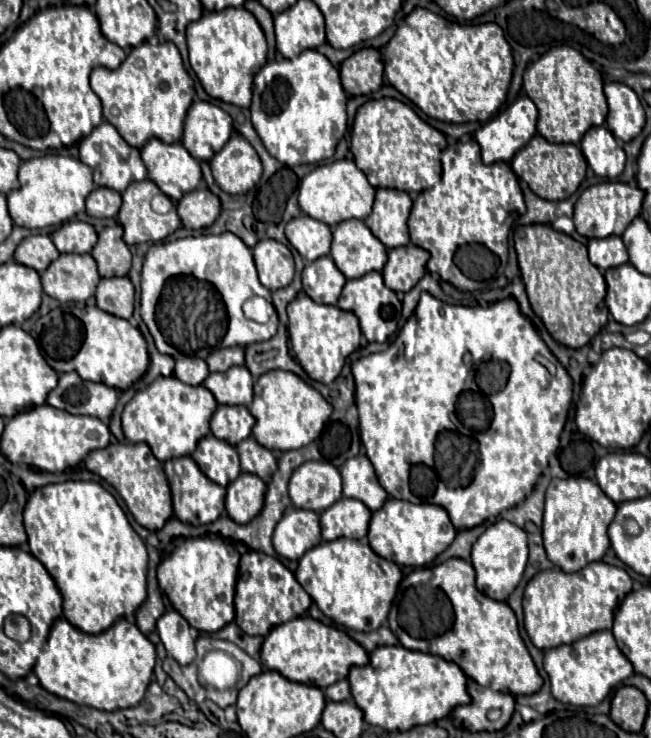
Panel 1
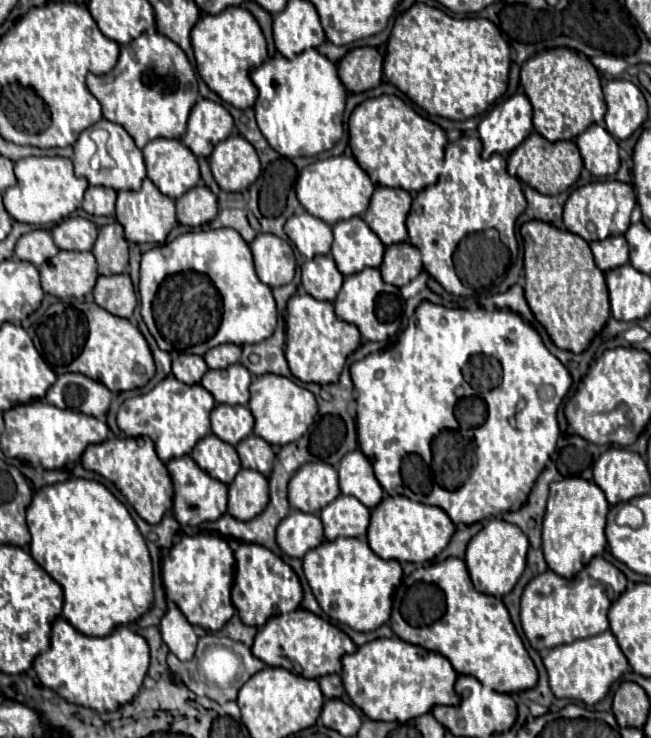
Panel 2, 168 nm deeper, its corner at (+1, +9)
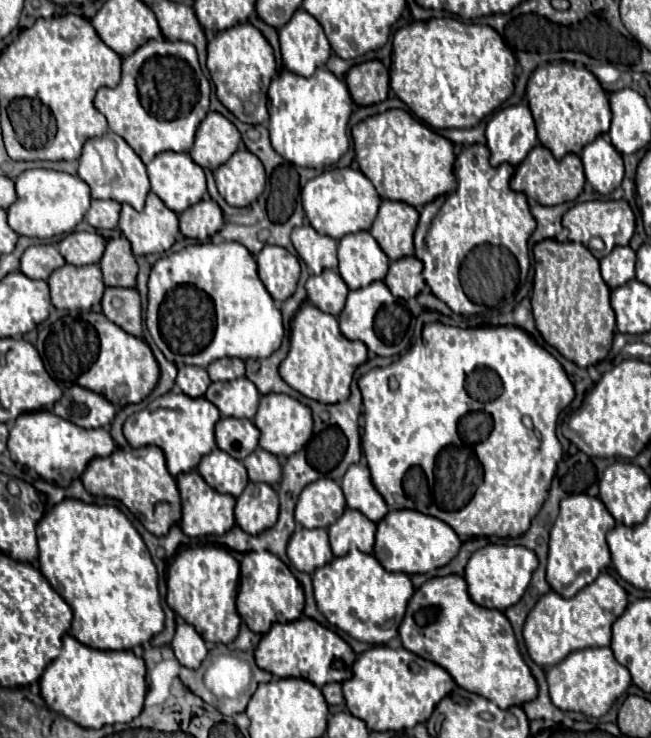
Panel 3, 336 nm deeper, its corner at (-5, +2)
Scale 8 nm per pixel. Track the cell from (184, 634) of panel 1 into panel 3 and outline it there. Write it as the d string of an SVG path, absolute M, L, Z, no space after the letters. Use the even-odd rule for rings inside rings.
M181 617L177 619L177 629L171 647L175 651L177 661L189 669L197 669L207 655L207 647L201 635L193 629L193 625L185 623Z

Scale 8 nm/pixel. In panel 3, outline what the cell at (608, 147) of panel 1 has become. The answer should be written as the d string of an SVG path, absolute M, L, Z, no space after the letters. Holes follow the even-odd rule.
M603 135L585 145L581 161L585 167L585 177L597 193L607 195L621 185L623 181L621 153Z

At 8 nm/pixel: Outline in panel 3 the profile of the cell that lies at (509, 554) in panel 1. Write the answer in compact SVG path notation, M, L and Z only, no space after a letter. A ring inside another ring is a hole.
M489 543L477 549L465 567L465 581L469 585L469 595L481 607L505 611L523 597L535 567L537 567L537 555L531 549L523 545Z

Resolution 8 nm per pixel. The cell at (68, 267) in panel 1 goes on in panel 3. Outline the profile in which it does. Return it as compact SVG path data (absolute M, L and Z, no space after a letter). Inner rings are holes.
M65 263L63 267L59 267L51 273L47 283L49 283L49 289L51 289L51 303L57 309L89 309L93 303L101 301L103 291L105 291L99 265L75 267L75 265Z

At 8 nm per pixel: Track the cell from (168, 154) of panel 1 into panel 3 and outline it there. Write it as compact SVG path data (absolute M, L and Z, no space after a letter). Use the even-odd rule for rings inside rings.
M163 151L159 153L149 165L147 173L151 179L151 191L175 213L183 213L187 207L201 201L201 197L207 191L205 185L205 173L203 169L189 157L189 153L175 153L175 151Z

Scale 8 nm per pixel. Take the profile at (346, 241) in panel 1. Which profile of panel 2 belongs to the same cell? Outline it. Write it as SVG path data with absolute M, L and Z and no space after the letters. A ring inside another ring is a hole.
M361 218L343 220L332 231L335 240L331 255L343 276L357 274L363 268L379 268L385 246Z

